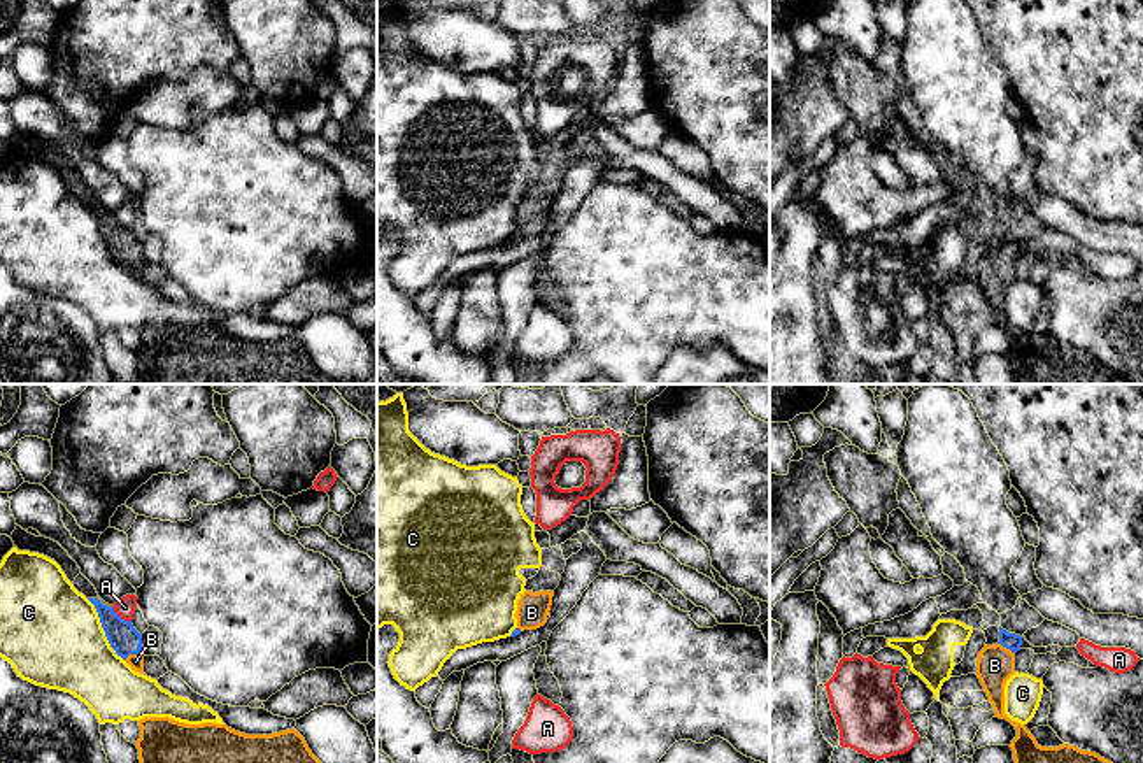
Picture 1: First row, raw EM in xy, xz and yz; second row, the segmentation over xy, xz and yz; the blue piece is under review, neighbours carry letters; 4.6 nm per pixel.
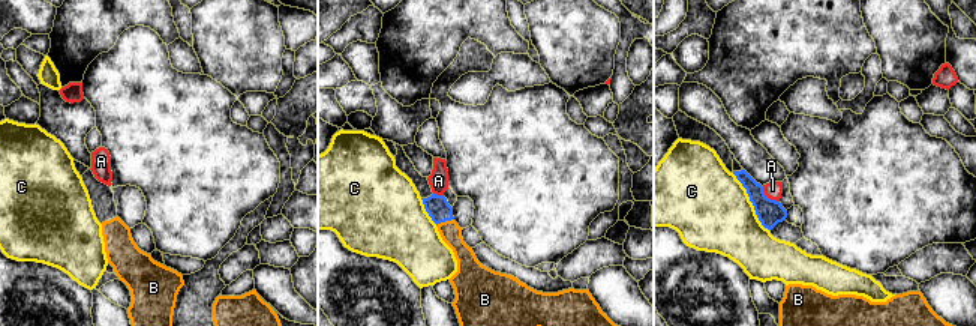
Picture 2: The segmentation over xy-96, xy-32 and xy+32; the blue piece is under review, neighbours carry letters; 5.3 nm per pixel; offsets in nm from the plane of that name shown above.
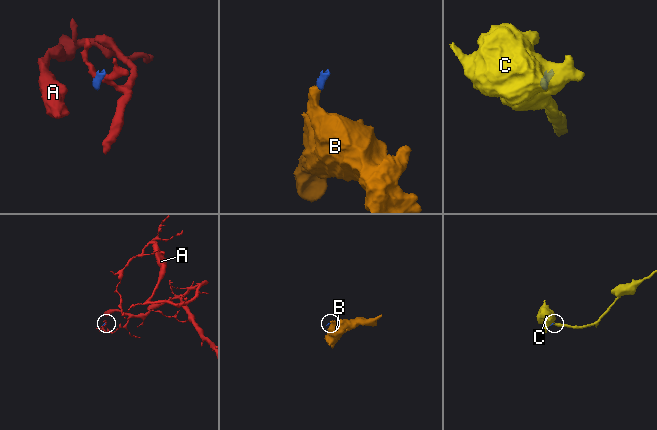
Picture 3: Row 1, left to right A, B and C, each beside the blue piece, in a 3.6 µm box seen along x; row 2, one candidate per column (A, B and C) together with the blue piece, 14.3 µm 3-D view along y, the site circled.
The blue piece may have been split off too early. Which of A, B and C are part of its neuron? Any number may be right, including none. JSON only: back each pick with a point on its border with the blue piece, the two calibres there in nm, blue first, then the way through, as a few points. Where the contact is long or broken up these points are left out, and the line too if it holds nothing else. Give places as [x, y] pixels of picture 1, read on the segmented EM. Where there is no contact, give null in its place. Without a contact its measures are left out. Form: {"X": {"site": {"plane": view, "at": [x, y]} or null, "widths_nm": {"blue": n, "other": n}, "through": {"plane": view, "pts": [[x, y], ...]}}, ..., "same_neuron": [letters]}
{"B": {"site": {"plane": "xy", "at": [134, 653]}, "widths_nm": {"blue": 140, "other": 70}, "through": {"plane": "xy", "pts": [[121, 635], [134, 653], [135, 662]]}}, "same_neuron": ["B"]}

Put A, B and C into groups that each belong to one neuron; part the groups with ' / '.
A / B / C

